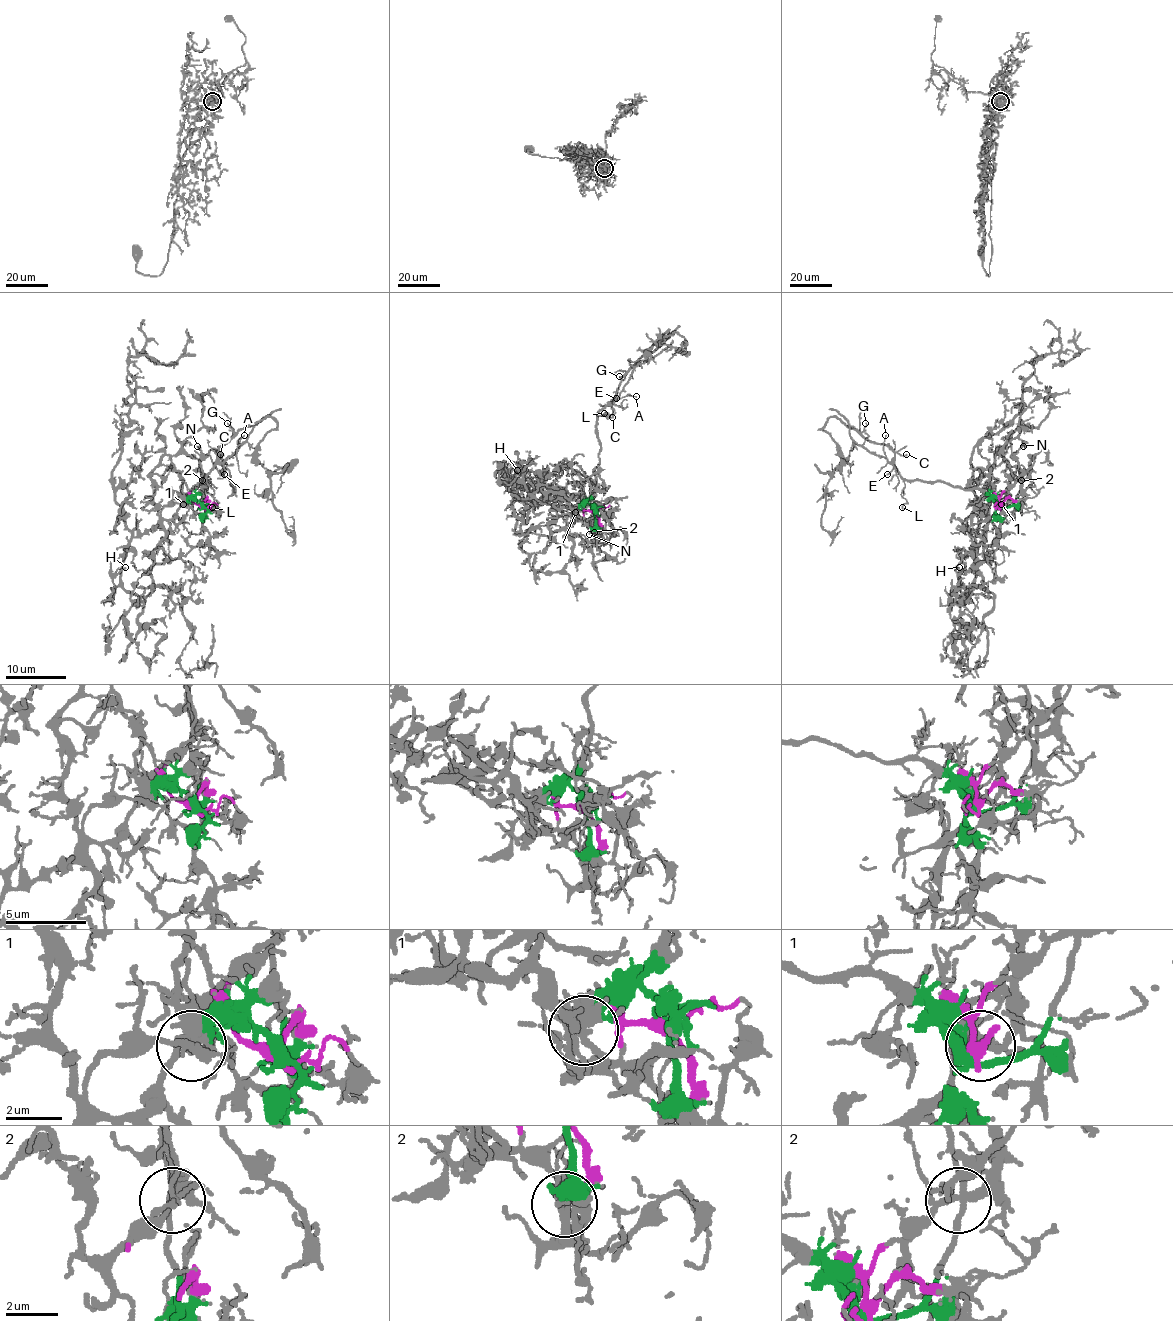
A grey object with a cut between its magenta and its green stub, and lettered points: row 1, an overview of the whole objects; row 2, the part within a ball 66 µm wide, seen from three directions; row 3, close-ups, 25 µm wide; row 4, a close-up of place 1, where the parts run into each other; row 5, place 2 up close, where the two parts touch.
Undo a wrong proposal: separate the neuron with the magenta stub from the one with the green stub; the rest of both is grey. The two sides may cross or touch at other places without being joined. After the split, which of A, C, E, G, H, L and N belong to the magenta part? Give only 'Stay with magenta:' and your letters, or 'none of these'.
Stay with magenta: H

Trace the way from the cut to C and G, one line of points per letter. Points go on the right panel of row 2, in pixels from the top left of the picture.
C: (999, 506), (978, 489), (955, 488), (942, 482), (905, 480), (895, 465), (895, 454), (907, 454)
G: (999, 506), (978, 489), (905, 480), (895, 465), (895, 454), (867, 438), (866, 422)

